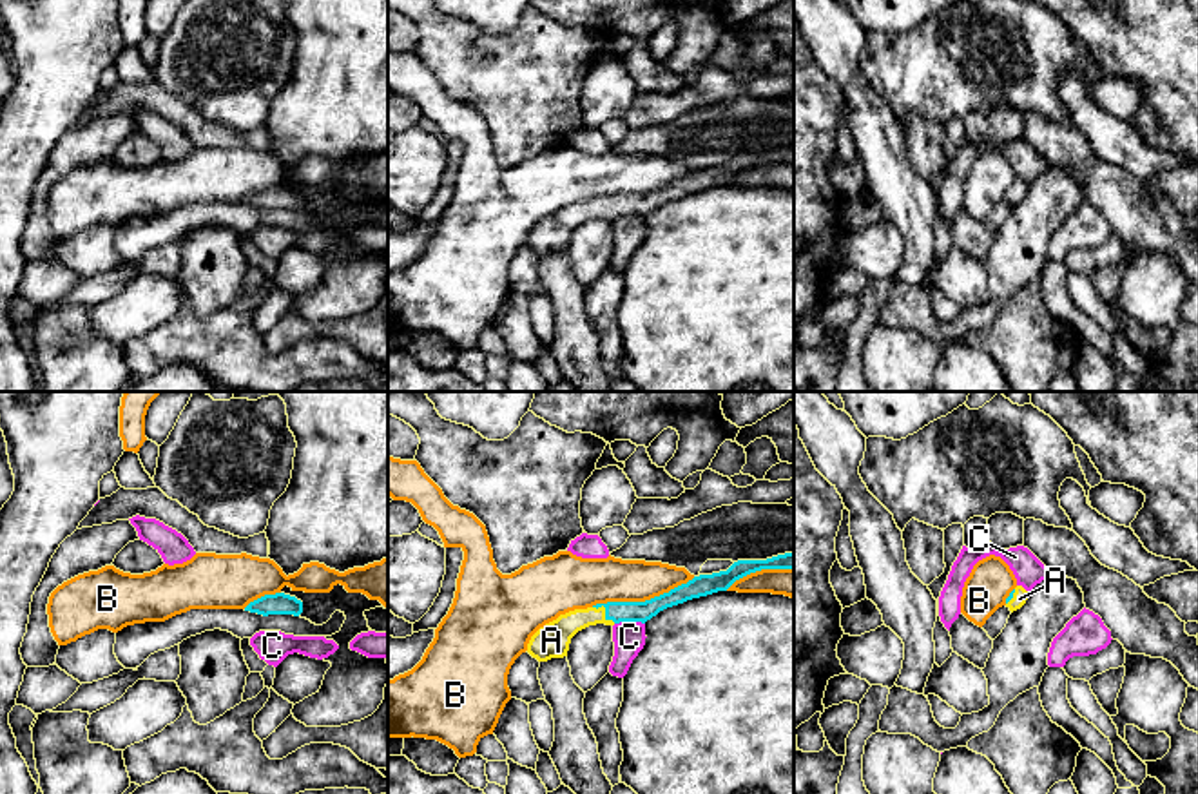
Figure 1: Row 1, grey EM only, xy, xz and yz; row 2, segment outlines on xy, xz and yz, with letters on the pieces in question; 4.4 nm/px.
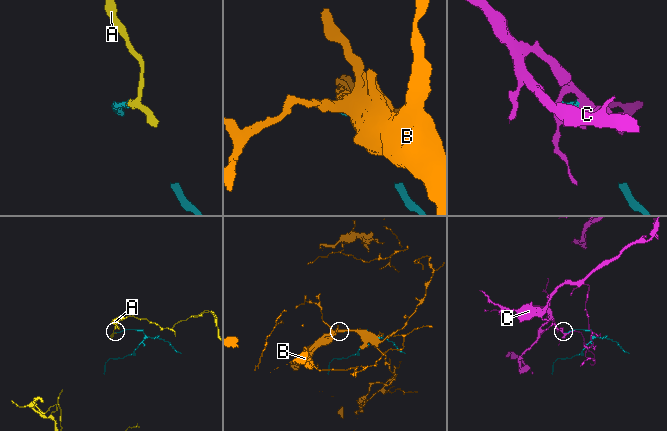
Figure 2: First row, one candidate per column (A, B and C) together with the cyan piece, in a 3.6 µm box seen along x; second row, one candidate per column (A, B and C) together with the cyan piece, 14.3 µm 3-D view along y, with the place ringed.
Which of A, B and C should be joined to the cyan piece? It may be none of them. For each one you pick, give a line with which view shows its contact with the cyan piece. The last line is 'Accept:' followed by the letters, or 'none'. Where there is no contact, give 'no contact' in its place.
A: xz
Accept: A

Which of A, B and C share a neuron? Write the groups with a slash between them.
A / B / C

